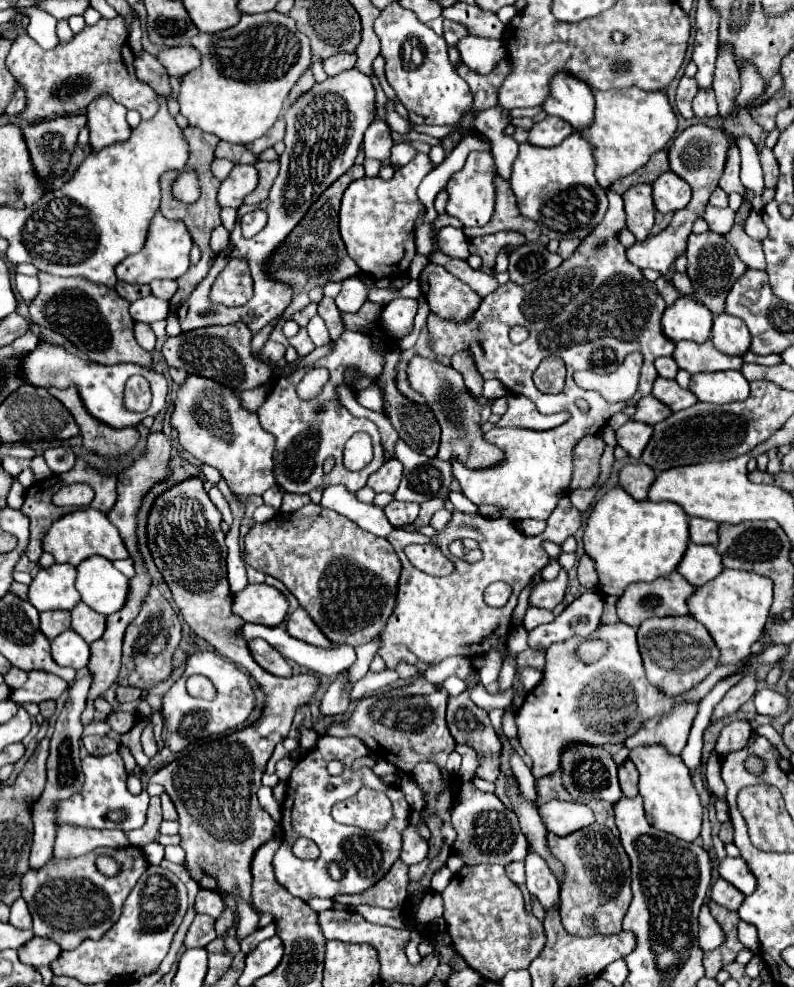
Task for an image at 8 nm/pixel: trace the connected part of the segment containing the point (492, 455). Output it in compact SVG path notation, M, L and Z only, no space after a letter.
M414 356L408 364L408 380L414 390L424 394L428 406L432 408L440 428L442 428L442 440L440 440L440 460L450 460L452 456L458 456L462 462L466 462L470 468L486 468L490 464L496 464L502 458L502 452L486 444L482 440L480 432L480 410L482 406L468 394L460 372L454 368L446 368L438 362Z

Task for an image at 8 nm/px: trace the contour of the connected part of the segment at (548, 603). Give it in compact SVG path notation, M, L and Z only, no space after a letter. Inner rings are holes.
M560 570L560 574L550 580L550 582L540 582L536 588L532 588L530 592L530 606L536 608L546 608L546 610L554 610L554 606L562 600L564 590L566 590L568 578L566 578L566 570Z

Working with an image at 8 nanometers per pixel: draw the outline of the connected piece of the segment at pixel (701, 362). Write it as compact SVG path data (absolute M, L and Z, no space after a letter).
M680 340L676 342L676 350L674 350L674 360L676 364L690 372L716 372L716 370L738 370L742 366L742 358L740 356L728 356L718 352L710 340L706 340L704 344L692 344L688 340Z

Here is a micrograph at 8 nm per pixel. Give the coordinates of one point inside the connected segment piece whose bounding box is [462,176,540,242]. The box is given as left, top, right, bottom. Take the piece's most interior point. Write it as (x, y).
(506, 216)

